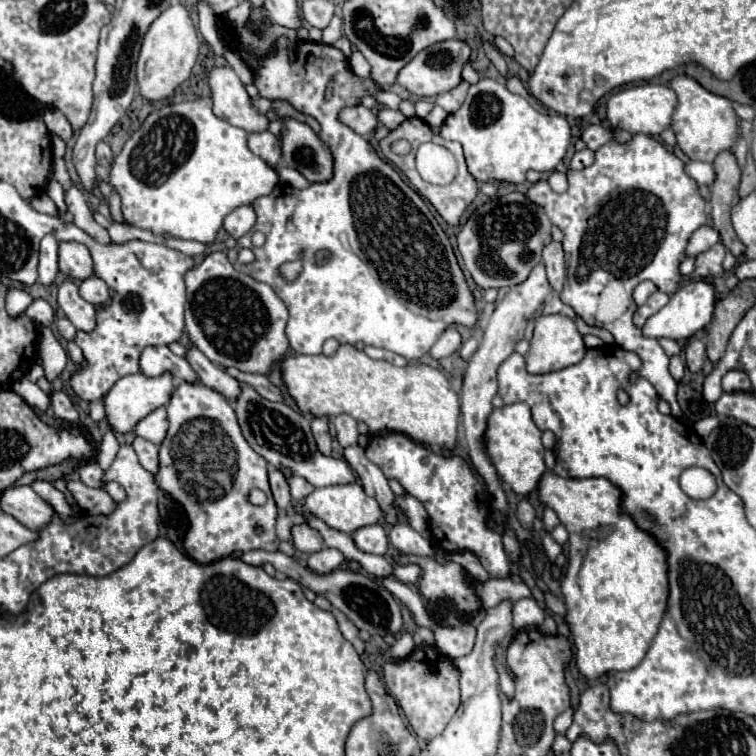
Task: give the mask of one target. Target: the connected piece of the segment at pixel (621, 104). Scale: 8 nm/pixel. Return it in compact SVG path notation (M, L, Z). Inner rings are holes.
M653 82L630 84L613 92L607 101L607 120L613 128L621 128L631 134L659 136L671 126L673 110L677 108L677 94L665 86Z

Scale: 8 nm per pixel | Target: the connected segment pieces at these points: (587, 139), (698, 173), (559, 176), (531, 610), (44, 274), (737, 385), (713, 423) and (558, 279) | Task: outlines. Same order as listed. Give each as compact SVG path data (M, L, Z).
M591 124L581 130L581 140L587 144L589 150L595 152L599 146L603 146L605 142L611 140L611 132L607 128L603 128L601 124Z
M693 160L693 162L689 162L689 164L685 166L685 170L687 170L687 174L689 174L691 178L697 180L697 184L707 184L707 186L711 186L711 182L715 180L713 166L707 164L707 162Z
M555 170L555 172L551 172L551 176L549 176L549 180L547 180L547 182L549 182L549 186L551 186L551 188L563 190L563 192L567 190L567 174L565 174L565 172L557 172L557 170Z
M521 598L513 606L513 626L515 630L539 626L545 620L545 610L537 604L535 598Z
M48 234L41 240L39 282L43 286L51 286L55 282L58 272L58 242L53 234Z
M731 370L723 376L723 392L751 392L751 382L745 372Z
M709 415L694 424L694 431L705 439L719 424L720 421L717 416Z
M551 242L543 248L543 264L547 268L549 284L553 286L553 290L559 292L565 280L565 260L563 260L561 242Z

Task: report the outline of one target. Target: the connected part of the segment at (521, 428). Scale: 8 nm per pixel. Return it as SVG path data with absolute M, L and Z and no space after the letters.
M517 402L517 404L493 410L487 422L485 442L487 442L487 454L495 464L501 480L509 484L515 494L525 496L537 488L541 476L547 470L543 462L545 448L541 444L541 430L535 426L531 418L531 408L527 404Z

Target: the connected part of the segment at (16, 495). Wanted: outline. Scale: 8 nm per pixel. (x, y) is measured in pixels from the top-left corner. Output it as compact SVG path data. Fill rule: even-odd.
M31 486L7 488L1 496L1 508L13 518L19 518L25 526L31 526L31 530L41 530L53 520L55 514L51 504L35 494Z

